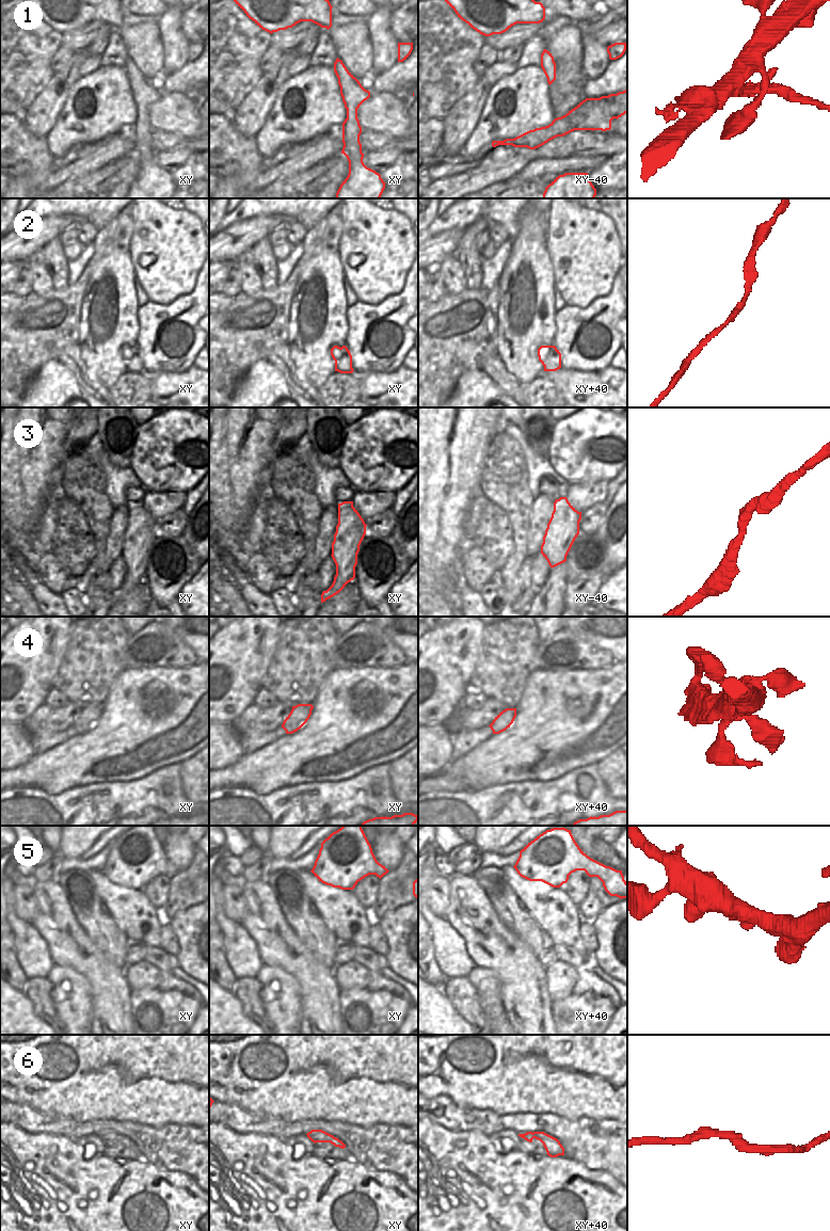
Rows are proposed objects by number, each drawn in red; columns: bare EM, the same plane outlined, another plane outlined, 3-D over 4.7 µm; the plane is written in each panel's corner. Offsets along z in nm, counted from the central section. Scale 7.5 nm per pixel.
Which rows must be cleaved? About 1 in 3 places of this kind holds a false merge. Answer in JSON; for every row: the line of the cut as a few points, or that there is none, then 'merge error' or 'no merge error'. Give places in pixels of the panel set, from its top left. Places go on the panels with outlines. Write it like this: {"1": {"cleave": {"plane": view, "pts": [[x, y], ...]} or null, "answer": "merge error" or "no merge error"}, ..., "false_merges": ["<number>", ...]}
{"1": {"cleave": {"plane": "xy", "pts": [[356, 108], [347, 109]]}, "answer": "merge error"}, "2": {"cleave": null, "answer": "no merge error"}, "3": {"cleave": null, "answer": "no merge error"}, "4": {"cleave": null, "answer": "no merge error"}, "5": {"cleave": null, "answer": "no merge error"}, "6": {"cleave": null, "answer": "no merge error"}, "false_merges": ["1"]}

